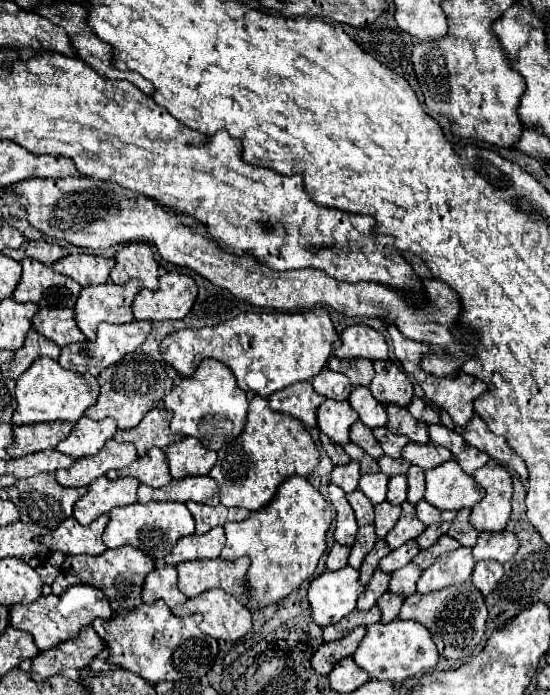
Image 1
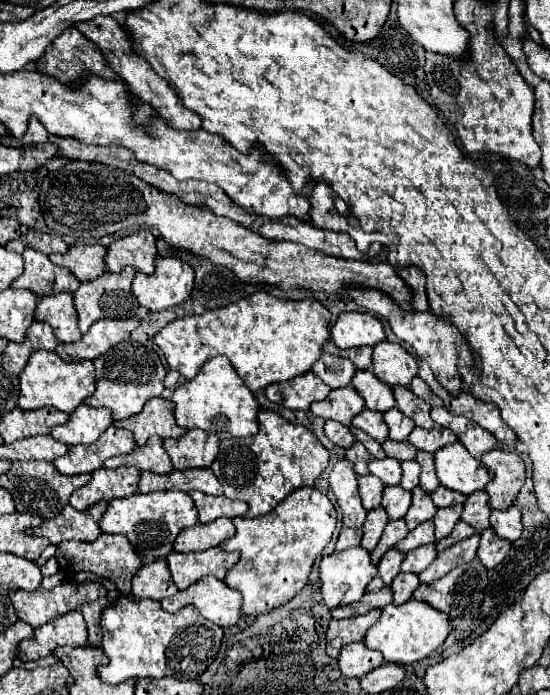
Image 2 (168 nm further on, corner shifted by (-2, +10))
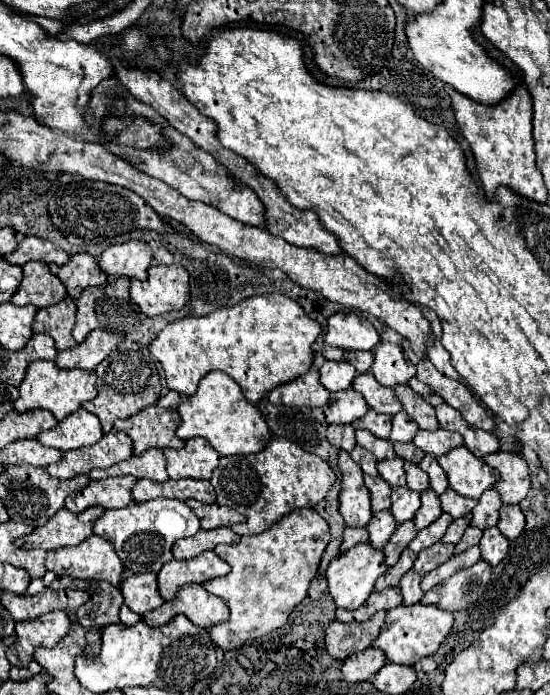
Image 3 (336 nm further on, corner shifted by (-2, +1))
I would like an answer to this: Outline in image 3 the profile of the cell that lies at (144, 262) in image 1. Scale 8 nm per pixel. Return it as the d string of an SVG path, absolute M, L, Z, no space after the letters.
M127 241L121 245L107 247L101 257L99 265L107 273L109 281L115 281L117 277L147 277L147 269L153 261L151 247L145 241Z

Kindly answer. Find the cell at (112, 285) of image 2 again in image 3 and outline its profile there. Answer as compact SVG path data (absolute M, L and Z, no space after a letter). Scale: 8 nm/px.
M121 277L115 283L105 283L99 287L87 287L77 299L77 323L73 327L73 337L81 343L93 329L103 329L111 333L129 333L139 325L139 307L129 297L129 279Z

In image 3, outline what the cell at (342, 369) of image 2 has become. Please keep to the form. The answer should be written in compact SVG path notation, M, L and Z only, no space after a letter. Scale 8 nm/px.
M325 361L319 373L321 373L321 383L325 385L327 391L343 391L351 387L353 377L357 375L357 371L349 363L335 363L335 361Z

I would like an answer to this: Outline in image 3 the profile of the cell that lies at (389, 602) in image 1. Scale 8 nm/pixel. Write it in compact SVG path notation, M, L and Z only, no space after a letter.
M407 571L401 577L399 587L403 591L403 605L415 605L423 597L423 591L421 591L419 583L421 583L421 575L415 573L415 571Z

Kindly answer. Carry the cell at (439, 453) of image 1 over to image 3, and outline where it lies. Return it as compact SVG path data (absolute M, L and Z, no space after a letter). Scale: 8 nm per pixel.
M419 429L413 443L419 449L423 449L427 455L439 457L439 455L463 445L463 437L459 437L459 433L451 433L451 431L445 431L445 429L437 429L437 431Z

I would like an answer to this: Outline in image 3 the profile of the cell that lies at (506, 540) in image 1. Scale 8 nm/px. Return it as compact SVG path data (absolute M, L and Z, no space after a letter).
M503 505L501 507L501 519L499 519L497 527L507 539L519 537L519 533L525 527L525 515L523 515L521 507L519 505Z

